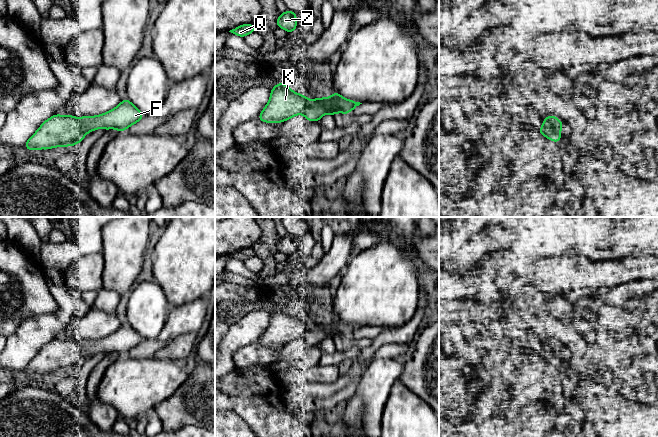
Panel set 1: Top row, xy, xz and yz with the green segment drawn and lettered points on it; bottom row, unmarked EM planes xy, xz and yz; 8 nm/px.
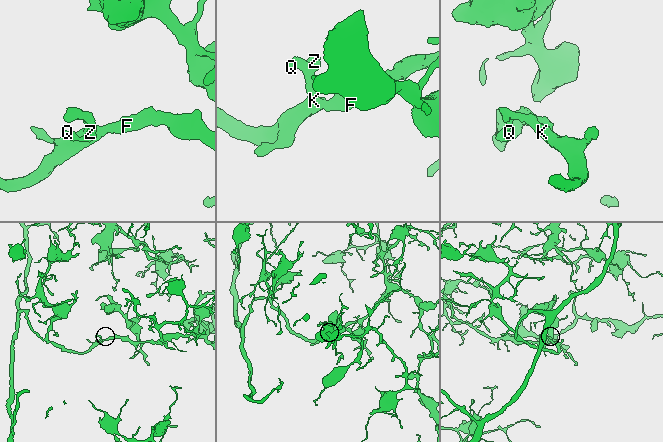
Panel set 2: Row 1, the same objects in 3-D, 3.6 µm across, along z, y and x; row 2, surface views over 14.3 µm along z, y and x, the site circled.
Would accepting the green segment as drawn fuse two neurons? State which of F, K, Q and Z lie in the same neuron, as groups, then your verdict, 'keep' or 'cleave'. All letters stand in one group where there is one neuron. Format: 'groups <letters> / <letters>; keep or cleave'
groups F K Q Z; keep

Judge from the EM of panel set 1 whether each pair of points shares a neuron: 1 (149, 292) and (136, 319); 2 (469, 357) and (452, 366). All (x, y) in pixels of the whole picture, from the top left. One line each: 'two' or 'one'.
1: one
2: two

